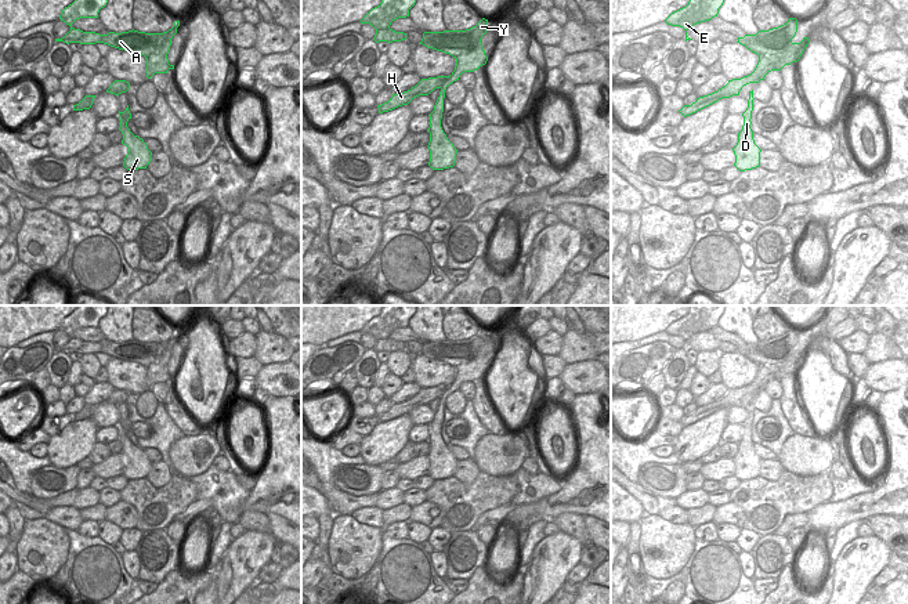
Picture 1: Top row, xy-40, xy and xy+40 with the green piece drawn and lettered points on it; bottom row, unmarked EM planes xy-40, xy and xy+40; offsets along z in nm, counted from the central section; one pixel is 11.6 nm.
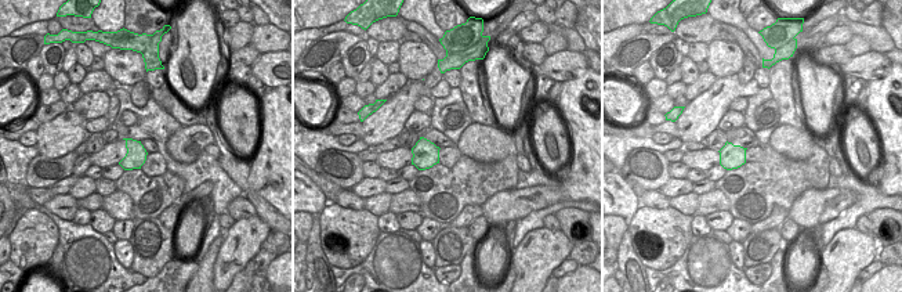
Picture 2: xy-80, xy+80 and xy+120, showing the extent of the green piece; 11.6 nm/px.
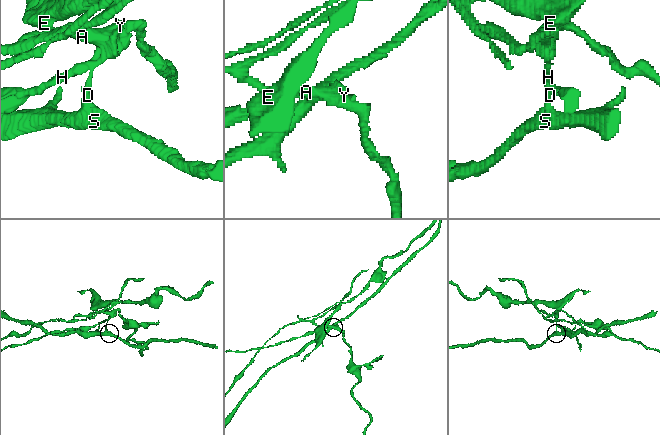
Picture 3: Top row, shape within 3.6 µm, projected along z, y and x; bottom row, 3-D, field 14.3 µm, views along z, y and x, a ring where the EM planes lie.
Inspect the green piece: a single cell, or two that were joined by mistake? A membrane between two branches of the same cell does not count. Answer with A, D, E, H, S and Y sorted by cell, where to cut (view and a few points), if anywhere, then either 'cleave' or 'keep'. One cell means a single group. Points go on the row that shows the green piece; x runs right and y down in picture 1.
A E H Y / D S | xy (445, 86), (440, 87) | cleave

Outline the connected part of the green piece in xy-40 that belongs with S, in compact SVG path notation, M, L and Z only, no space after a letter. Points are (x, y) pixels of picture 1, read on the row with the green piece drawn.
M129 105L124 112L119 111L120 127L123 134L122 144L127 147L127 155L124 158L123 166L127 170L146 169L151 162L152 152L148 149L146 144L138 135L134 135L127 127L127 122L131 119Z

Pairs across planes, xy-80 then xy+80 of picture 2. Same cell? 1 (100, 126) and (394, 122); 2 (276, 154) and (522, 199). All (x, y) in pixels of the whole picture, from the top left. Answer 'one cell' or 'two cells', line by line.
1: two cells
2: one cell

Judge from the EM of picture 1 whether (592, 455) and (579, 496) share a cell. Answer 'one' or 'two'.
one

